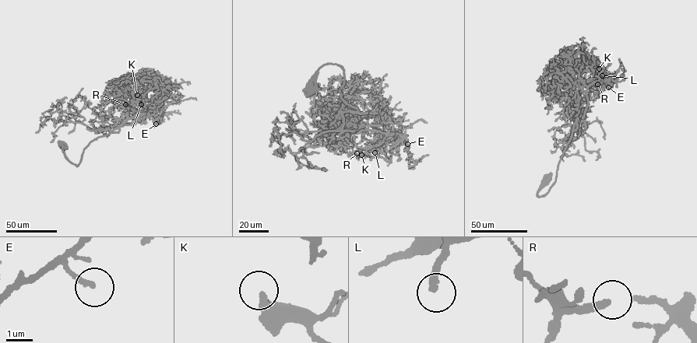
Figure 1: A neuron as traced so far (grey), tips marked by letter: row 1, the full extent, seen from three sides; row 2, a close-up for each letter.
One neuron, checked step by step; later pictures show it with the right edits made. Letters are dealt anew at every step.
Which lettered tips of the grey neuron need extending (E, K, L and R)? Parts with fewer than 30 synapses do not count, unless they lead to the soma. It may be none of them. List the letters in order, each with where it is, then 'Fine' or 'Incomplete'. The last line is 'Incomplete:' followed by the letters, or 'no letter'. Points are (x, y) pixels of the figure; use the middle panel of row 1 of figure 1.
E: Place: (407, 144). Fine
K: Place: (361, 155). Fine
L: Place: (374, 152). Incomplete
R: Place: (357, 153). Fine
Incomplete: L

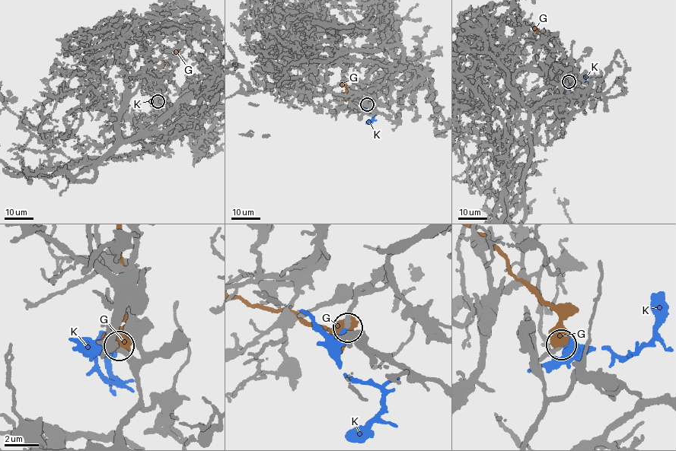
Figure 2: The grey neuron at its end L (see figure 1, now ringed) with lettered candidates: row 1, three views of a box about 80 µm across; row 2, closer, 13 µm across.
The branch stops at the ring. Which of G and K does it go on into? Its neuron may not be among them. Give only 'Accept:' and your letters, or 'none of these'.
Accept: K

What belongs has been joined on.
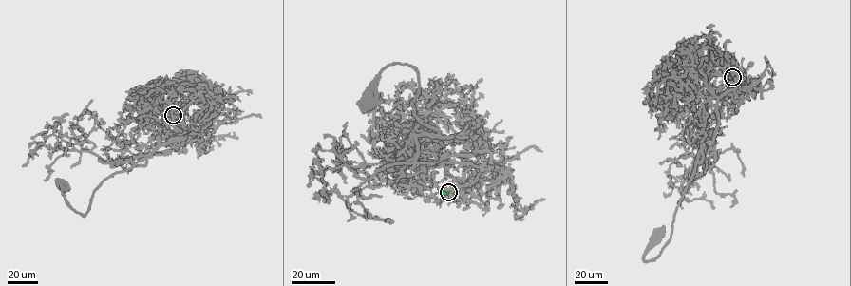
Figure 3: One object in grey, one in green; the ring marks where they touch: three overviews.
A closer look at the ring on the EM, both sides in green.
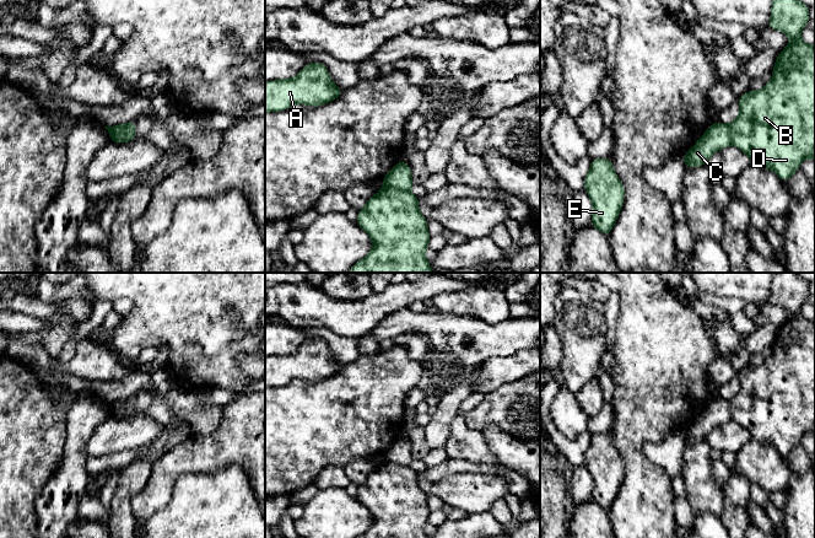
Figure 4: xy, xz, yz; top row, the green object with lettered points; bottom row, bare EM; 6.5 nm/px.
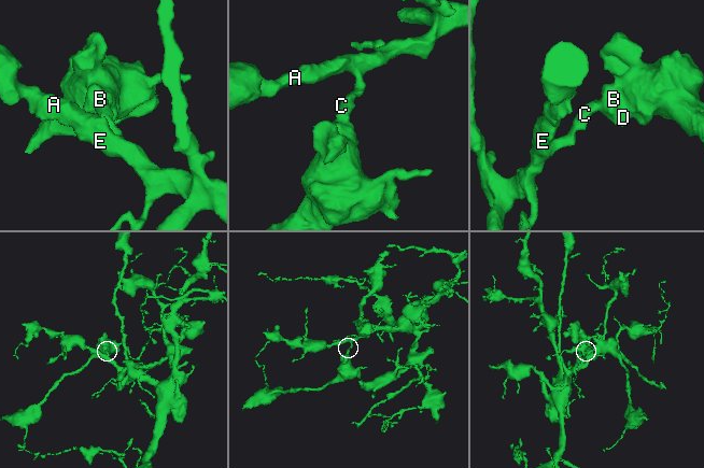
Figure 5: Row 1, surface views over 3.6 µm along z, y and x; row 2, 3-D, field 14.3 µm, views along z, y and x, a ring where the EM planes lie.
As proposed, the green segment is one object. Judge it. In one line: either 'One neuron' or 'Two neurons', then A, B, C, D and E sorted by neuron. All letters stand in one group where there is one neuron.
Two neurons. Groups: A C E / B D

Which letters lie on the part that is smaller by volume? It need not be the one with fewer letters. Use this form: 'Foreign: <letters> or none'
Foreign: B, D

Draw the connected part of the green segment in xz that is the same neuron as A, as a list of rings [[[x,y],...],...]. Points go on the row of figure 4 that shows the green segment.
[[[307,64],[295,79],[265,82],[265,113],[280,112],[293,104],[318,107],[336,99],[342,91],[331,81],[325,65]]]

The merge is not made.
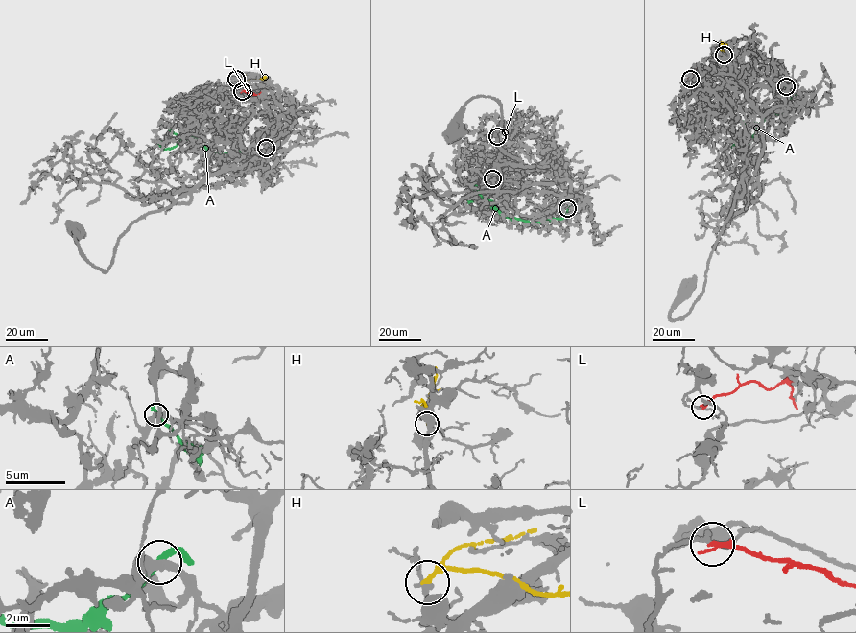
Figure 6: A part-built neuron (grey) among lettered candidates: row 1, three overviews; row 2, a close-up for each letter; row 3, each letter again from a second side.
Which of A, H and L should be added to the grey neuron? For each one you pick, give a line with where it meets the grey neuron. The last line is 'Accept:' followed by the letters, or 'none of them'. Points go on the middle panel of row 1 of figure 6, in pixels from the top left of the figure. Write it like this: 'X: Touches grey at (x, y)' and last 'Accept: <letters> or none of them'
Accept: none of them

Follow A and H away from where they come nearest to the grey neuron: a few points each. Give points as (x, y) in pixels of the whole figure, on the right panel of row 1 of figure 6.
A: (786, 86), (794, 93), (790, 98), (788, 111), (777, 113), (773, 110), (768, 113), (748, 144), (732, 145)
H: (724, 56), (720, 42), (723, 46), (729, 42)

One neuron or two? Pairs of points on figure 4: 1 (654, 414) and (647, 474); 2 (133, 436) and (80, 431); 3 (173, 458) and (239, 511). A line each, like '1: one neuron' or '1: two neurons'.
1: one neuron
2: two neurons
3: two neurons

